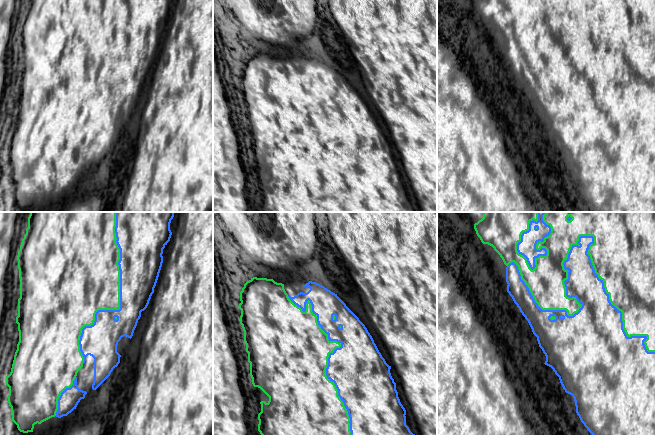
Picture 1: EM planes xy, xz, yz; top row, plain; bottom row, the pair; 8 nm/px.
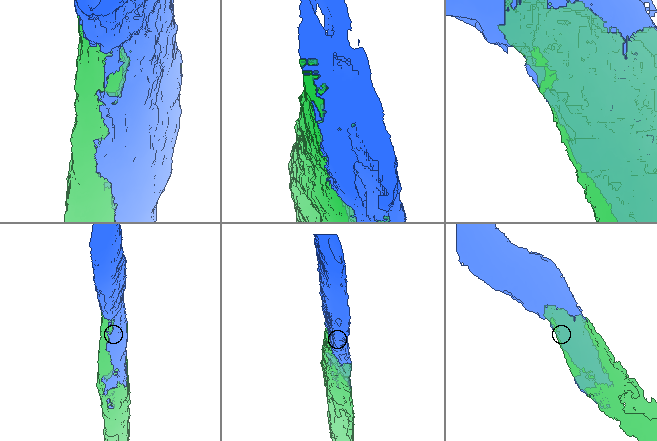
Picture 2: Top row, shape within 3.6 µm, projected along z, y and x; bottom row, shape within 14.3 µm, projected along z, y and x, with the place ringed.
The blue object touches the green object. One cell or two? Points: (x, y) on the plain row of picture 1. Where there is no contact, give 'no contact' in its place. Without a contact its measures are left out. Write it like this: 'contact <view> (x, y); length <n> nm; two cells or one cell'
contact yz (572, 22); length 1350 nm; one cell

